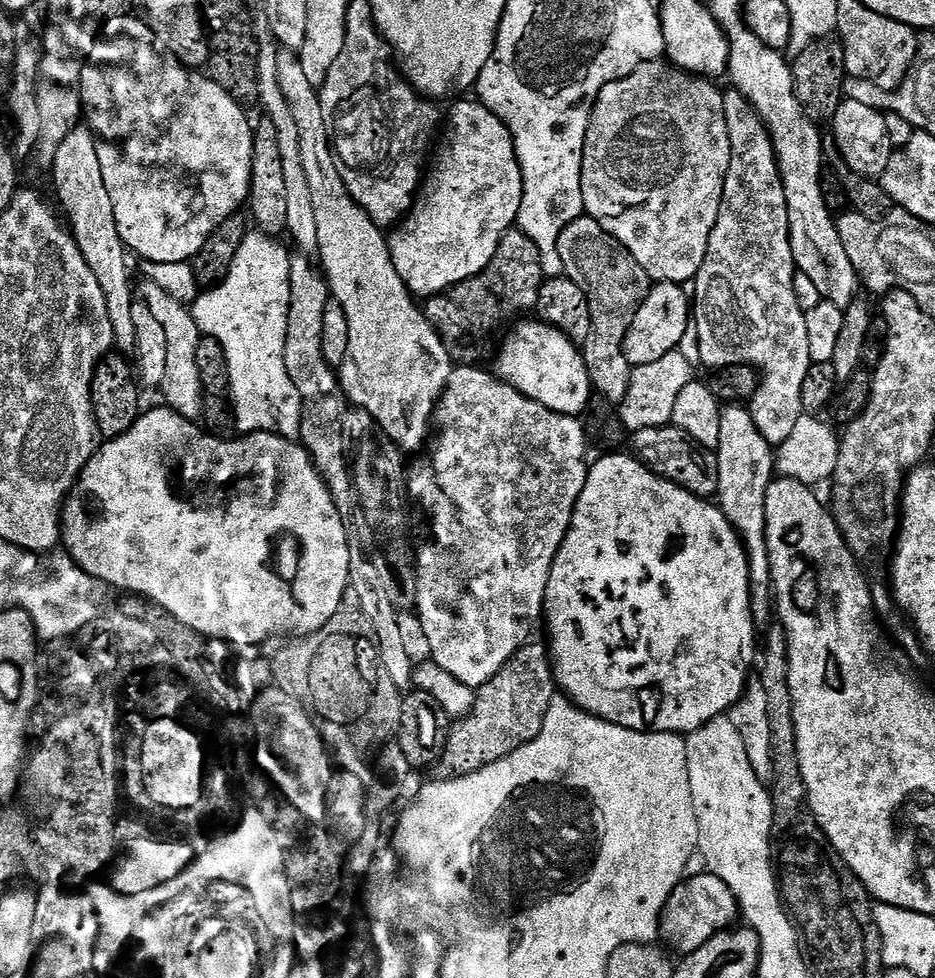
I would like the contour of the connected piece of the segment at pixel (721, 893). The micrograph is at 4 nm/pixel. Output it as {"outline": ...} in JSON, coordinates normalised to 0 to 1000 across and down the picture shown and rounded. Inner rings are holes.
{"outline":[[[751,892],[740,898],[735,897],[718,912],[706,933],[705,960],[733,978],[749,970],[767,954],[780,950],[789,938],[790,925],[781,908],[766,895]]]}

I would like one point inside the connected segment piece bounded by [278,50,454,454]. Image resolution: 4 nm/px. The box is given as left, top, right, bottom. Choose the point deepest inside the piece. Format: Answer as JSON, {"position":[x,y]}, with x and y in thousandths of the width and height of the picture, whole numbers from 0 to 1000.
{"position":[425,374]}

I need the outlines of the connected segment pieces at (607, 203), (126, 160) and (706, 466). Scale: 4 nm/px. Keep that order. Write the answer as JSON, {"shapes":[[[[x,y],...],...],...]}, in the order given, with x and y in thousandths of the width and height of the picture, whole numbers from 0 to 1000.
{"shapes":[[[[709,60],[696,61],[682,72],[678,72],[670,80],[661,84],[652,84],[642,93],[637,107],[633,110],[633,120],[627,133],[625,161],[622,162],[622,202],[625,215],[651,237],[655,242],[675,260],[678,268],[691,276],[693,285],[698,288],[721,289],[728,292],[743,287],[747,276],[755,264],[755,256],[759,247],[759,239],[764,235],[764,227],[768,227],[768,215],[772,211],[772,194],[776,190],[776,174],[781,174],[781,137],[776,133],[776,112],[774,111],[774,94],[765,90],[760,81],[740,77],[729,71],[711,63]]],[[[121,14],[111,21],[107,36],[95,55],[94,62],[88,72],[86,85],[86,104],[93,130],[103,138],[105,166],[109,170],[109,186],[113,186],[113,194],[118,197],[118,207],[122,211],[122,227],[126,227],[126,239],[130,243],[134,255],[138,259],[147,258],[159,270],[195,269],[206,265],[217,254],[217,249],[247,221],[253,220],[265,208],[267,194],[267,174],[270,173],[271,124],[265,124],[262,111],[233,84],[221,77],[211,76],[204,70],[198,70],[186,55],[182,55],[173,42],[160,31],[149,15],[128,16]]],[[[722,436],[687,439],[675,443],[675,461],[684,473],[690,474],[708,491],[733,499],[738,505],[750,509],[761,509],[768,501],[768,472],[766,463],[760,458],[752,458],[734,440],[725,440]]]]}

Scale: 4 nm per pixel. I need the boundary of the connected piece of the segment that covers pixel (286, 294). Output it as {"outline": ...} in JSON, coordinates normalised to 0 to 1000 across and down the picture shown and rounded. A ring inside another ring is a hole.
{"outline":[[[277,235],[264,238],[255,252],[245,278],[240,280],[226,297],[213,300],[203,312],[207,329],[215,340],[228,344],[237,354],[244,371],[243,400],[246,402],[246,416],[253,443],[292,442],[294,446],[305,446],[317,450],[321,445],[323,431],[323,407],[306,382],[306,329],[310,321],[310,258],[299,251],[298,244],[283,241]]]}

